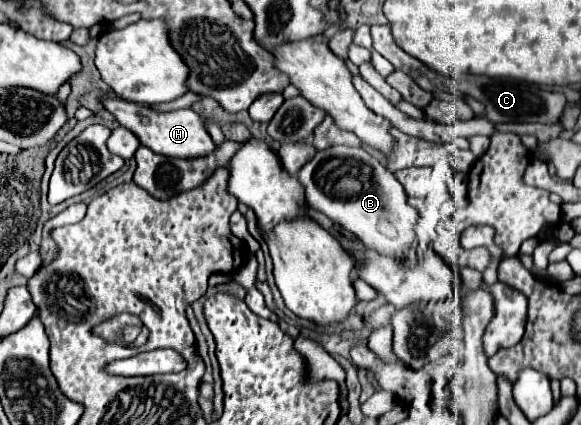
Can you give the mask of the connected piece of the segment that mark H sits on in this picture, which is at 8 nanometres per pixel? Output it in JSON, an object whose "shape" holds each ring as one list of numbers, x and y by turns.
{"shape":[[104,100,106,110,110,110,116,120,128,128,130,132,136,134,136,138,150,148,152,152,160,154,160,156,174,156,174,158,204,158,206,154,212,154,216,150,216,144,212,142,206,124,202,120,200,114,196,114,194,110,172,110,172,112,152,112,146,106,140,104,132,104,132,102,124,102,124,100]]}

